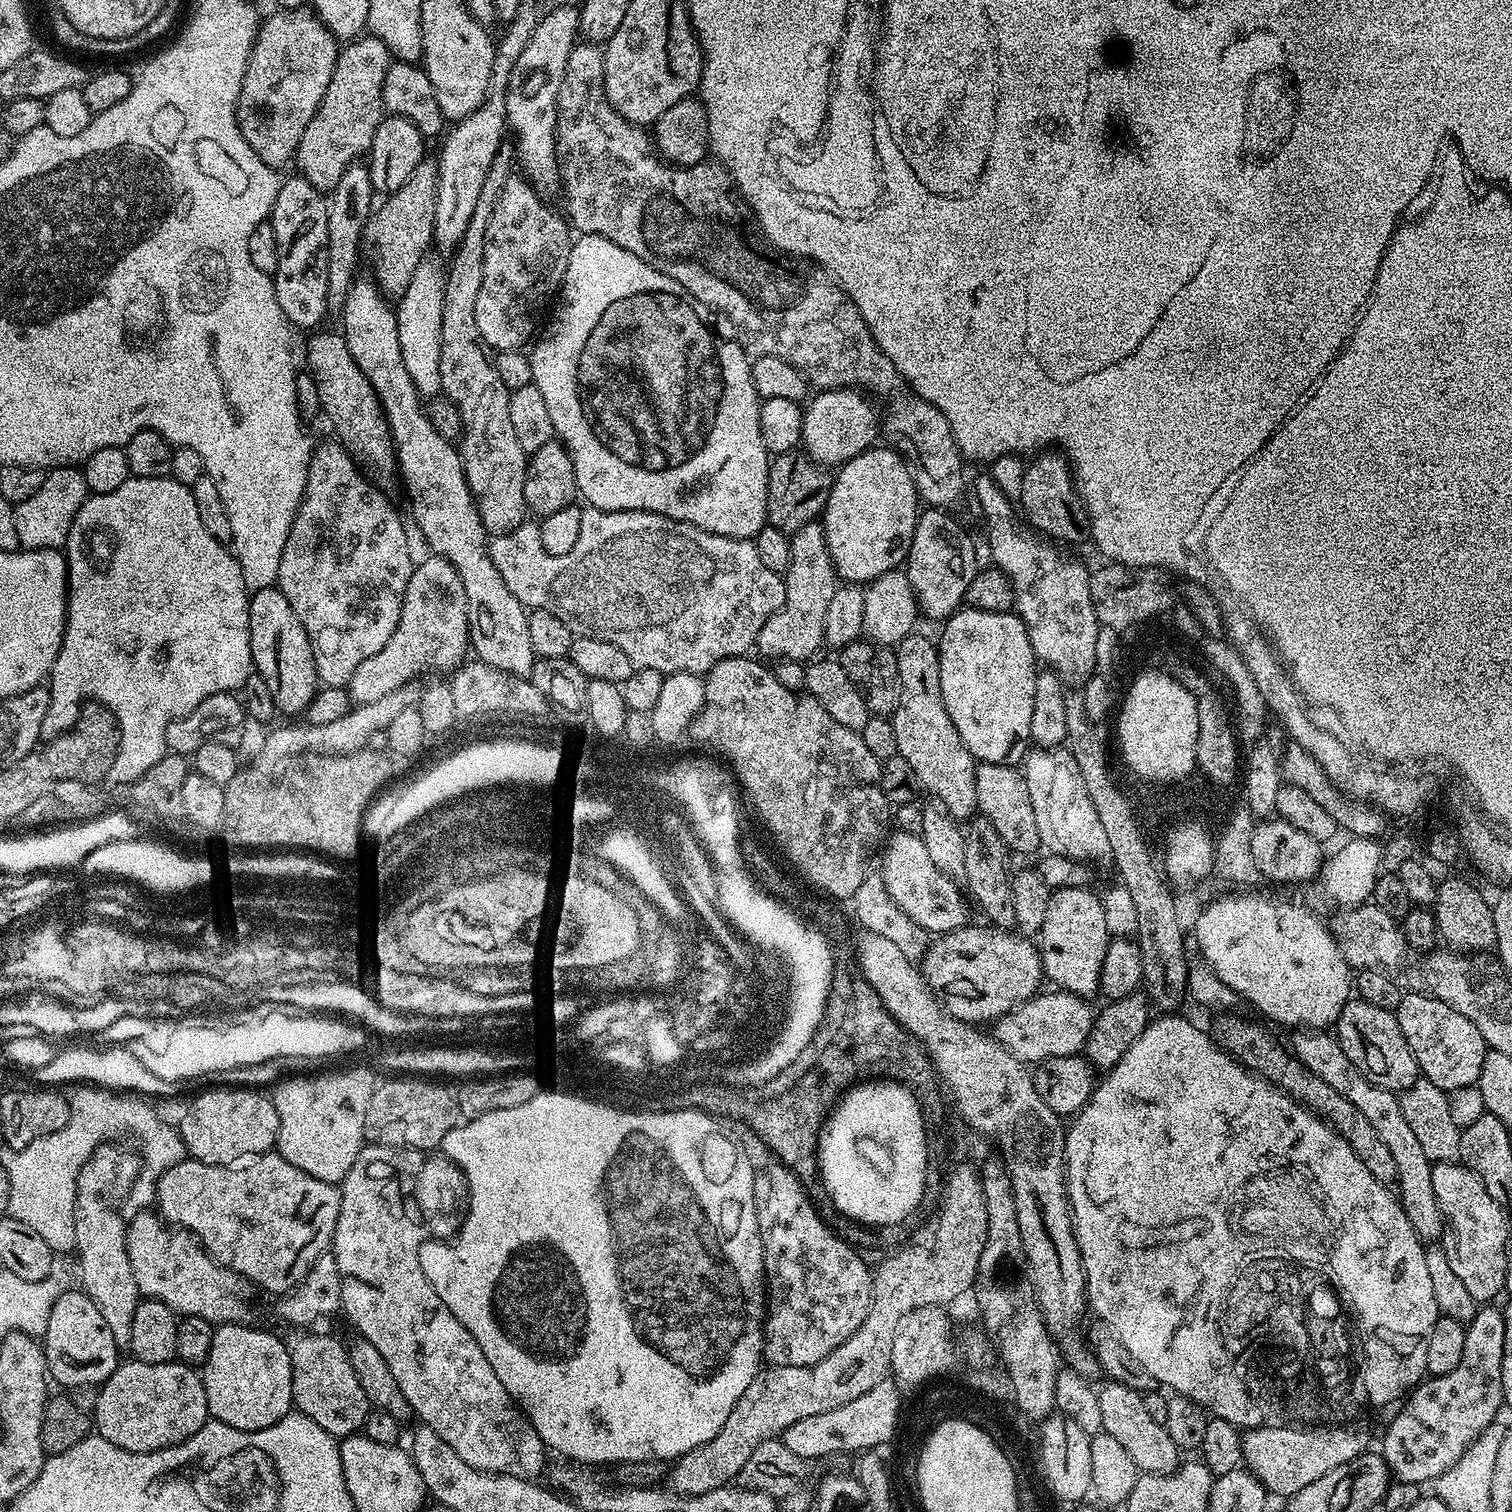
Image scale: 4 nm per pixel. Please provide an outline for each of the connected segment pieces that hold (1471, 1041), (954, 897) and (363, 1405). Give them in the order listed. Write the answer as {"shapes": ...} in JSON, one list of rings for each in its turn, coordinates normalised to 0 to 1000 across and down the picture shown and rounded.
{"shapes":[[[[929,655],[923,666],[923,675],[927,681],[927,687],[933,692],[939,706],[940,712],[955,722],[964,721],[964,718],[976,717],[980,710],[983,691],[978,679],[964,671],[962,665],[941,656]]],[[[595,549],[591,550],[587,562],[587,558],[584,562],[585,563],[583,575],[585,585],[590,596],[614,618],[632,616],[632,614],[638,613],[641,610],[640,601],[638,599],[638,593],[636,590],[635,593],[635,590],[632,588],[633,583],[623,578],[623,575],[618,573],[618,569],[615,568],[615,564],[612,563],[608,553]]],[[[206,881],[201,882],[204,882],[204,884],[200,884],[196,890],[194,888],[192,892],[193,896],[193,927],[195,933],[210,940],[210,943],[213,943],[213,946],[216,946],[223,951],[237,948],[243,937],[245,929],[239,919],[239,914],[237,914],[237,909],[234,906],[234,903],[231,903],[228,887],[225,887],[222,884],[216,884],[214,881]]]]}

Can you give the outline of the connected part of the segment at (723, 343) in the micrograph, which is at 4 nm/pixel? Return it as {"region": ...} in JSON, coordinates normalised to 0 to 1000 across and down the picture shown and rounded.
{"region":[[[397,156],[380,157],[378,167],[376,169],[376,182],[372,190],[373,199],[365,217],[368,220],[360,225],[354,226],[354,231],[351,233],[352,239],[352,253],[358,258],[361,263],[361,271],[364,271],[364,279],[366,279],[366,286],[378,301],[381,312],[381,322],[383,327],[389,330],[392,336],[401,339],[435,339],[446,344],[453,344],[468,352],[478,353],[489,357],[497,357],[507,348],[507,321],[509,300],[505,296],[503,284],[503,263],[499,258],[496,236],[486,224],[481,225],[474,220],[471,215],[472,207],[459,194],[454,192],[446,184],[433,179],[425,171],[411,165],[406,160]]]}

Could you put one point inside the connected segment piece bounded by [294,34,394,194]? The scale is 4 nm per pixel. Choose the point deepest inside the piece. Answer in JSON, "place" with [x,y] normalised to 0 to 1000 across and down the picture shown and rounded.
{"place":[226,85]}

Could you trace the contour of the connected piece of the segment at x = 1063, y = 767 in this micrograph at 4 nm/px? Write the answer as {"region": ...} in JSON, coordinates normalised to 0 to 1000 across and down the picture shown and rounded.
{"region":[[[706,494],[687,495],[681,497],[676,503],[676,510],[679,522],[681,522],[681,533],[684,533],[684,544],[687,544],[687,554],[688,559],[694,564],[705,566],[707,569],[723,570],[733,565],[731,557],[731,549],[729,549],[729,544],[724,536],[724,530],[721,530],[721,525],[718,524],[718,517],[716,517],[716,512],[713,509],[713,504],[710,504],[709,498]]]}

